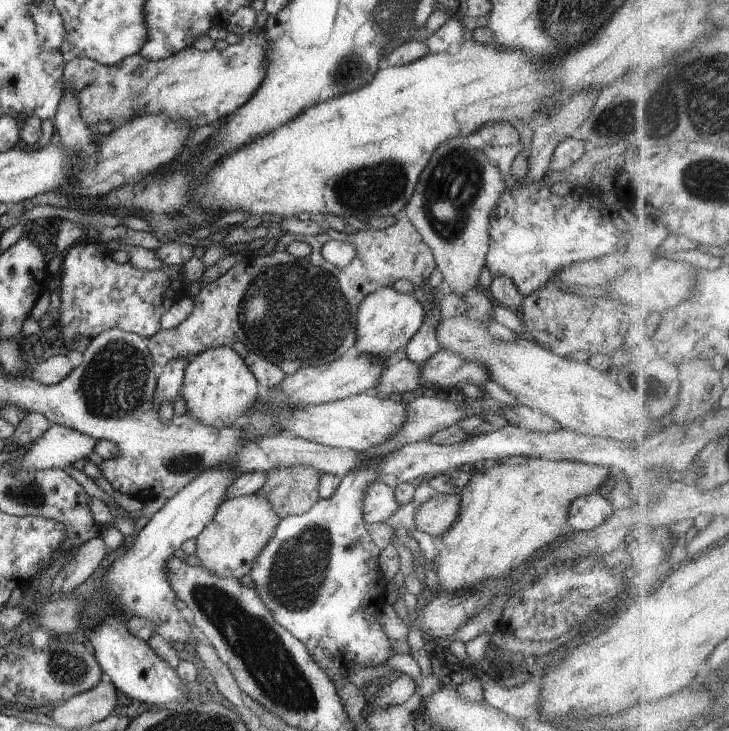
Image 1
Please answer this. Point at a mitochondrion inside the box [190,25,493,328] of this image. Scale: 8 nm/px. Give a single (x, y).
(457, 177)

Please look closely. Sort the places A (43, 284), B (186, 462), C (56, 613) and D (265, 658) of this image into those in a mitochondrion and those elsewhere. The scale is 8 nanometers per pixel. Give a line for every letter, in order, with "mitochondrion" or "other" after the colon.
A: other
B: mitochondrion
C: mitochondrion
D: mitochondrion

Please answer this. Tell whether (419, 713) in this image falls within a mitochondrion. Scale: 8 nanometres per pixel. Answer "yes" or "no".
no

